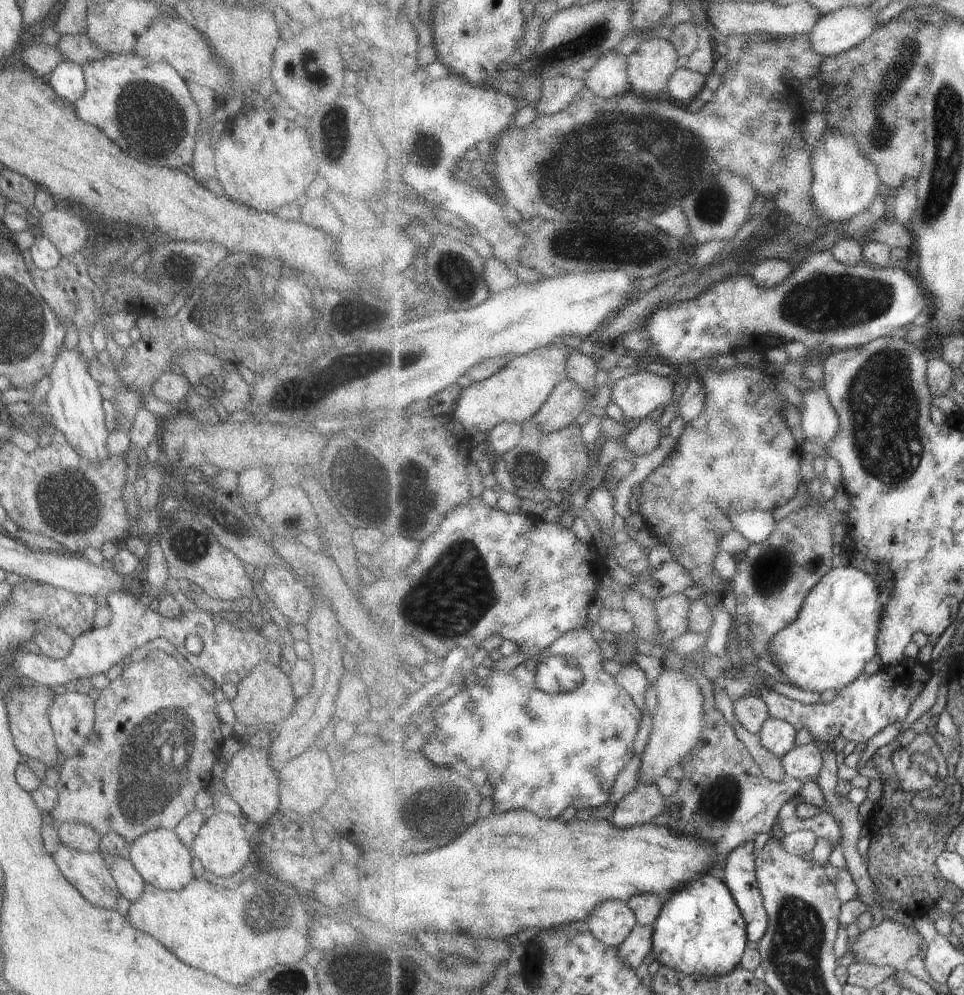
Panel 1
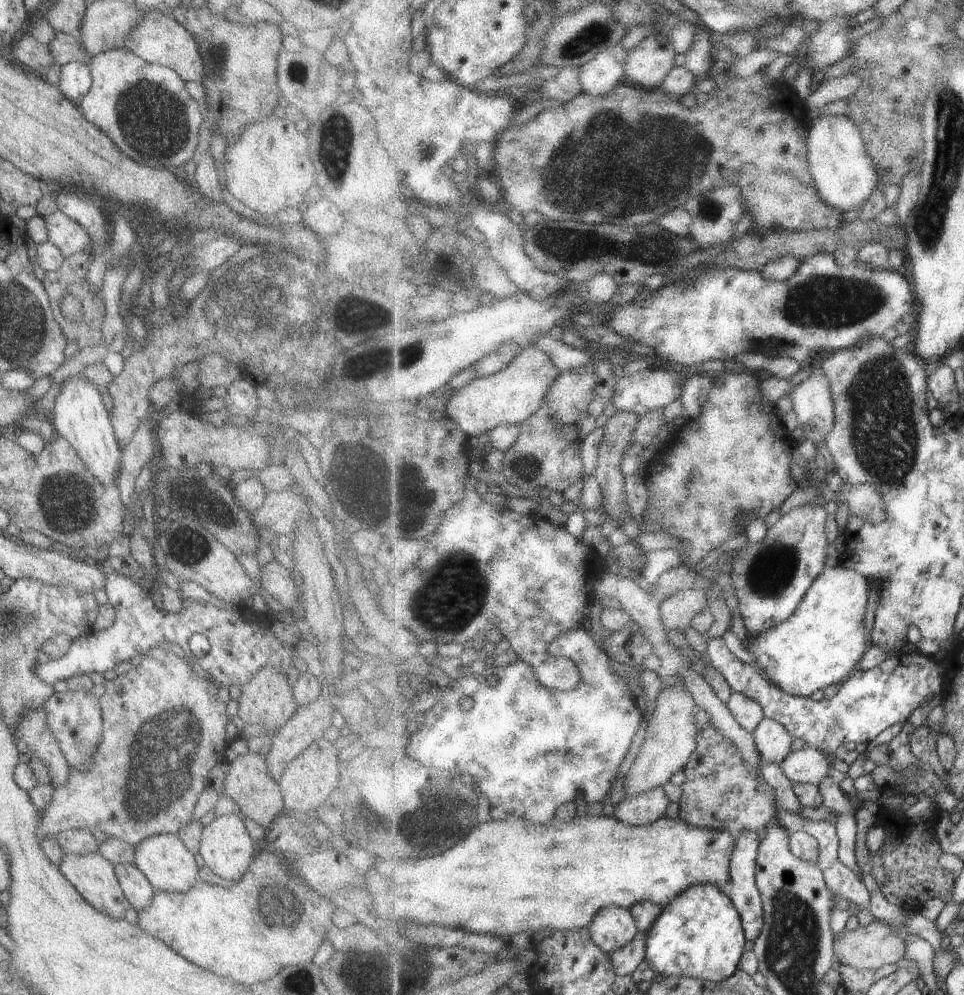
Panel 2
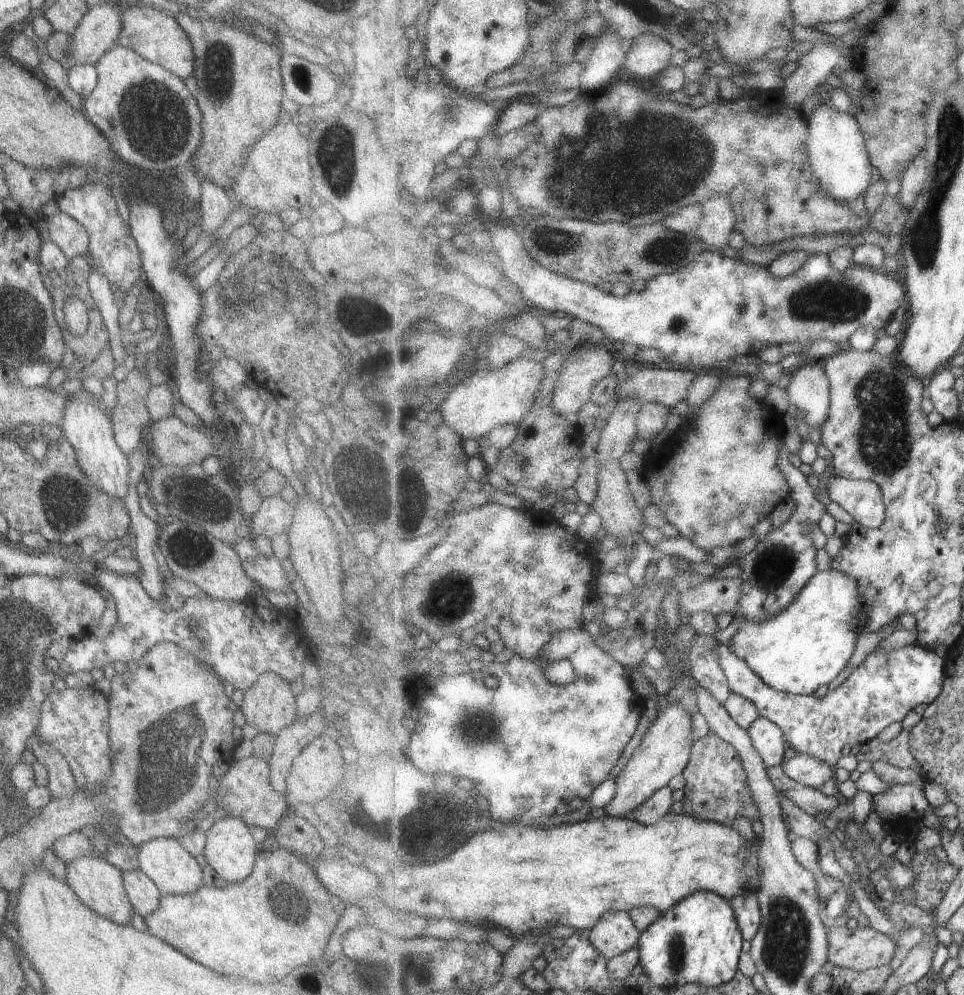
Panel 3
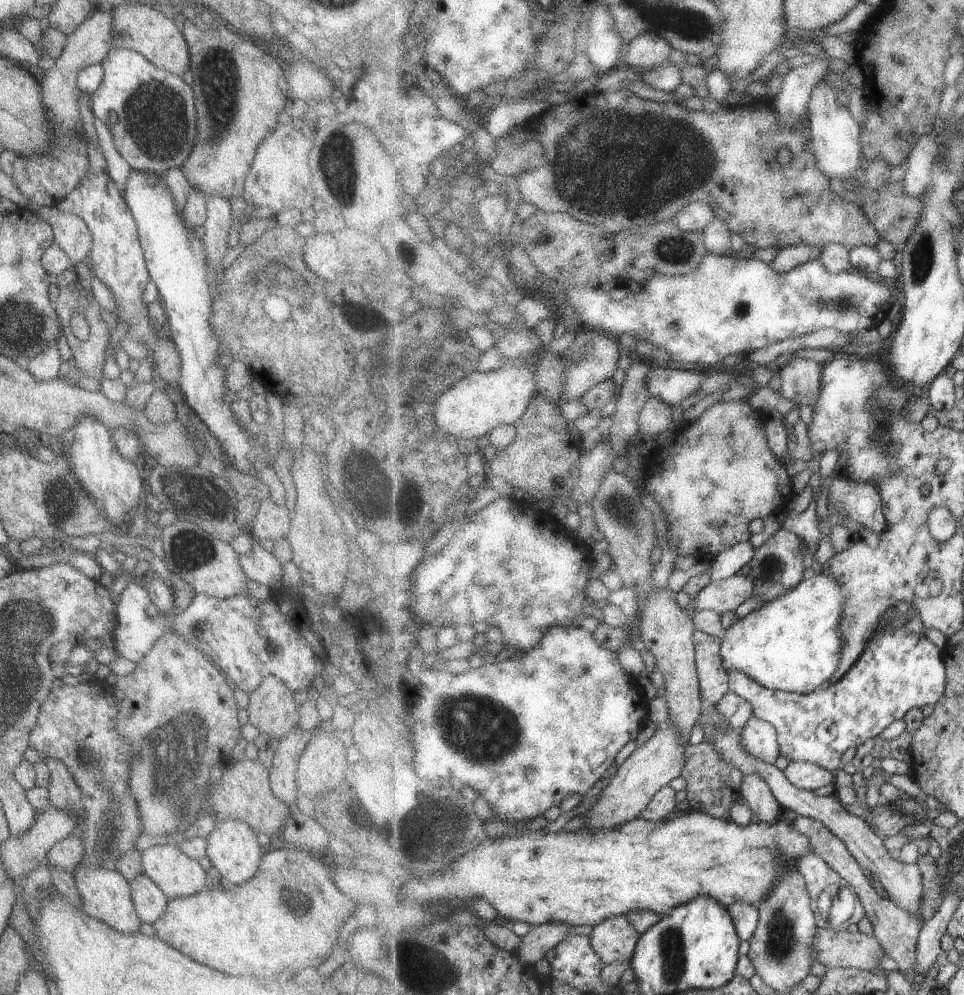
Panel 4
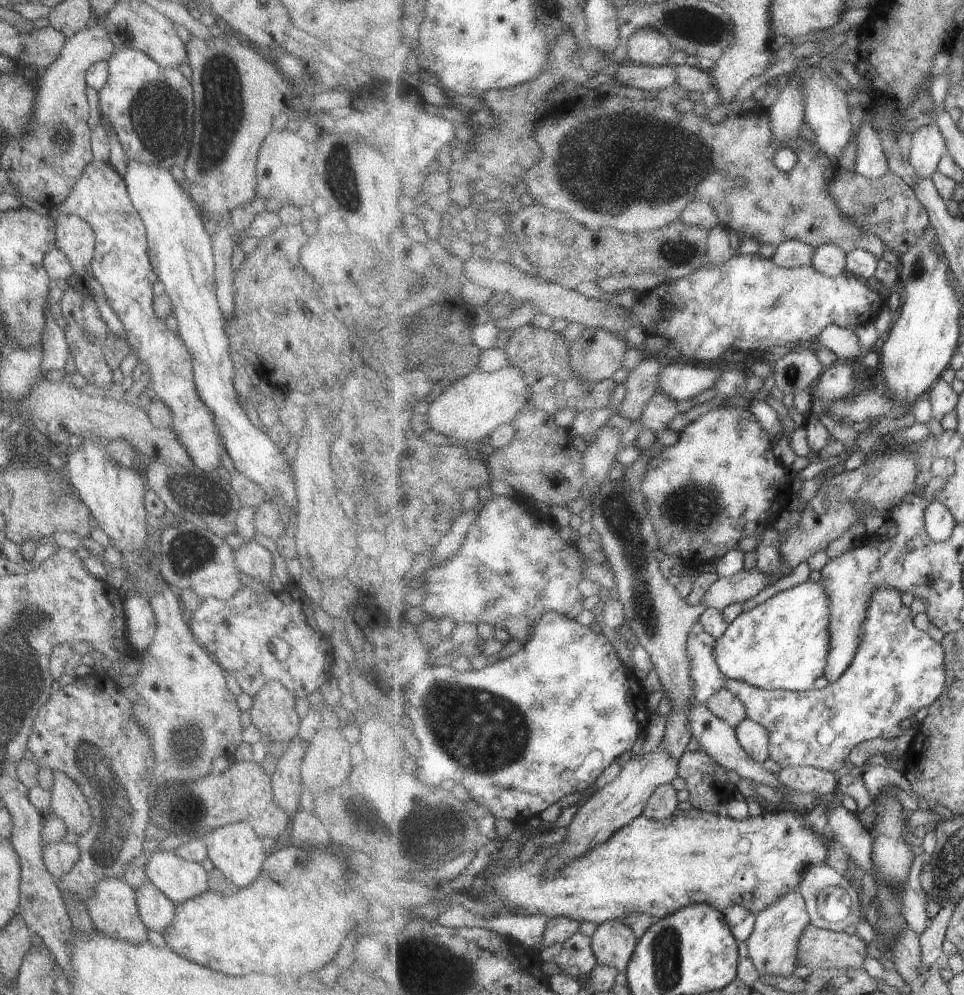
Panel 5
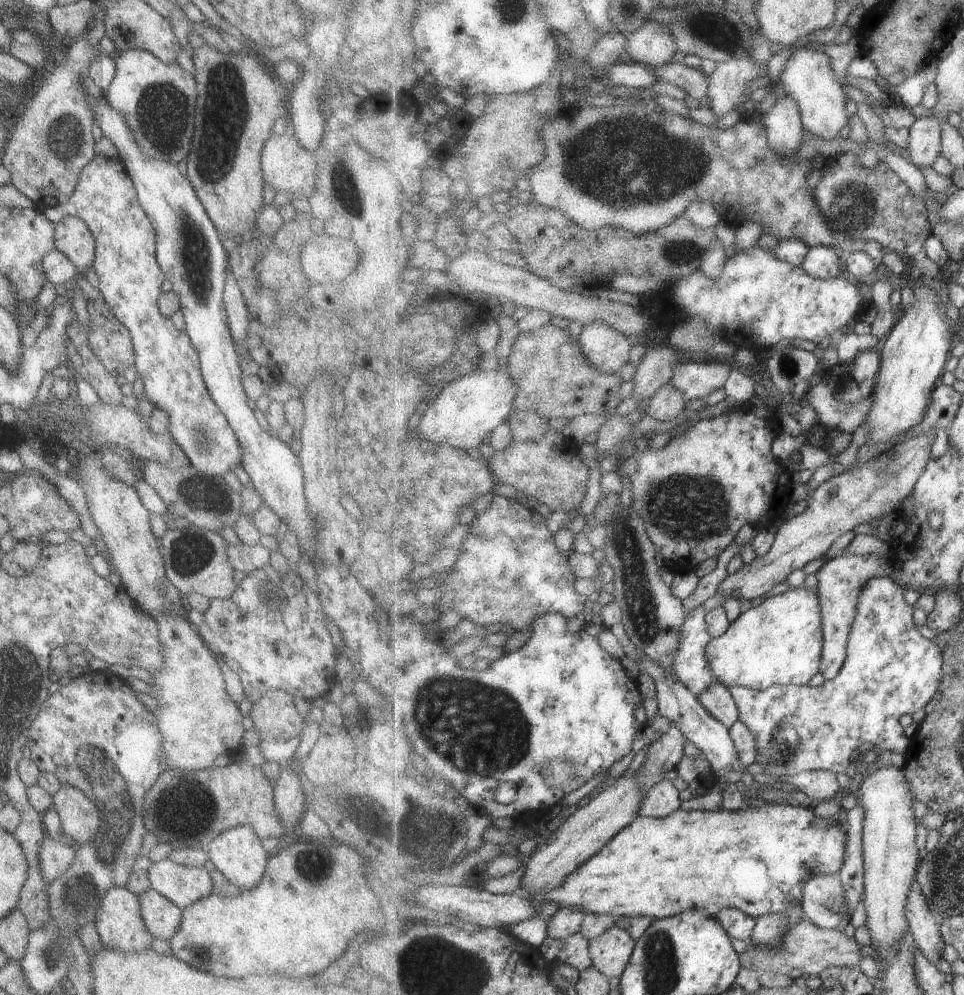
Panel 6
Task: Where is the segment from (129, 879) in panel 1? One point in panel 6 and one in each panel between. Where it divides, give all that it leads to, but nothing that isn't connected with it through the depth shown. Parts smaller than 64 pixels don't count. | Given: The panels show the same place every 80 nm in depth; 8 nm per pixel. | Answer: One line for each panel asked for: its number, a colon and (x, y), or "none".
2: (134, 886)
3: (143, 895)
4: (148, 902)
5: (155, 911)
6: (161, 917)

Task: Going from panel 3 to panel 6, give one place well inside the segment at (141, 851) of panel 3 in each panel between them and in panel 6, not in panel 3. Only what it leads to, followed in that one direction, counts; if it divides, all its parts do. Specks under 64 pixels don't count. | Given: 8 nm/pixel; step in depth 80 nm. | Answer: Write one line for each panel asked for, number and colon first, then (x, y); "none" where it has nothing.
4: (176, 875)
5: (178, 880)
6: (181, 885)

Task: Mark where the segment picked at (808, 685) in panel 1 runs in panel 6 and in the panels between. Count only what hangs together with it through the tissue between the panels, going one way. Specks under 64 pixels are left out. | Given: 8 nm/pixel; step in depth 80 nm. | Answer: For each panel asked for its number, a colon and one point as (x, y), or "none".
2: (822, 640)
3: (798, 651)
4: (795, 643)
5: (784, 643)
6: (780, 642)

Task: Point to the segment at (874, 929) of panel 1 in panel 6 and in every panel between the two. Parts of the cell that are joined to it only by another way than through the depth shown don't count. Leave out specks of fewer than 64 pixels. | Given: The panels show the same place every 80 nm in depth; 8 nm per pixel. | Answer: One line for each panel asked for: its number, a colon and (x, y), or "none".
2: (868, 947)
3: (863, 949)
4: (834, 949)
5: (820, 948)
6: (807, 947)

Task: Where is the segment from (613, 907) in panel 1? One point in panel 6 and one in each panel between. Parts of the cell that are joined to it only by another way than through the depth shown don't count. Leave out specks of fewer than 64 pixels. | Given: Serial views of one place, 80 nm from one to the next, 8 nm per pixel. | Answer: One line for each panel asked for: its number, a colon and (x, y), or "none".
2: (614, 927)
3: (616, 933)
4: (615, 940)
5: (614, 943)
6: (611, 952)

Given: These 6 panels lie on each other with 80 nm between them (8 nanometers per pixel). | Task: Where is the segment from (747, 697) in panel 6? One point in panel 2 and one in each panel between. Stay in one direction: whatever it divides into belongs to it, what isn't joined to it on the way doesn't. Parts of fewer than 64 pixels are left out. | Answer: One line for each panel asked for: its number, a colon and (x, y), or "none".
2: (870, 701)
3: (887, 686)
4: (900, 670)
5: (898, 669)

